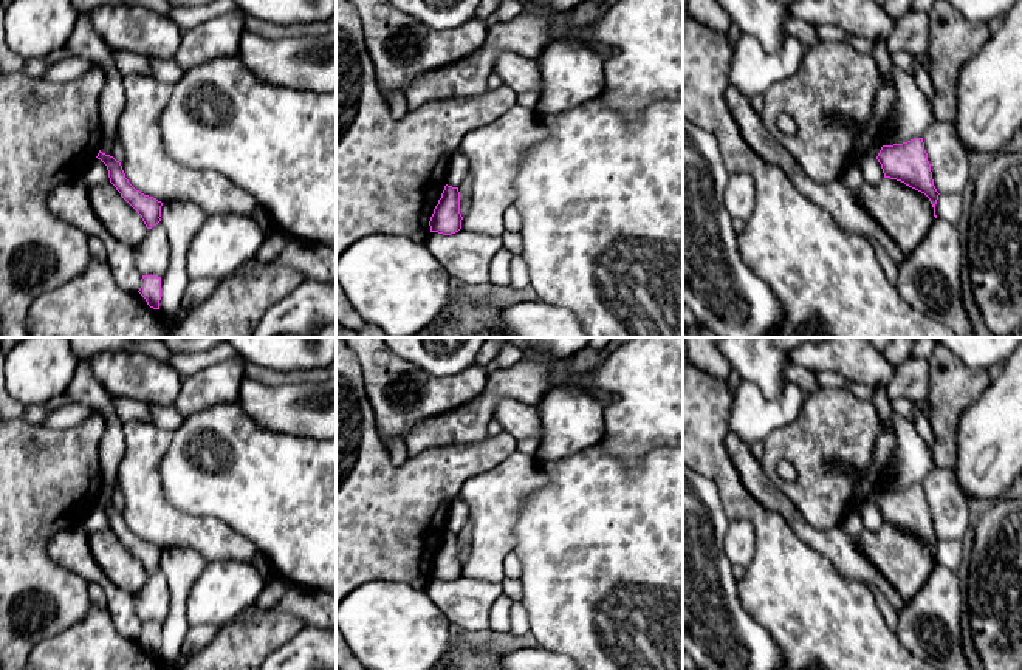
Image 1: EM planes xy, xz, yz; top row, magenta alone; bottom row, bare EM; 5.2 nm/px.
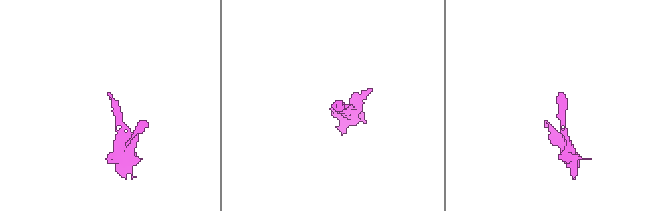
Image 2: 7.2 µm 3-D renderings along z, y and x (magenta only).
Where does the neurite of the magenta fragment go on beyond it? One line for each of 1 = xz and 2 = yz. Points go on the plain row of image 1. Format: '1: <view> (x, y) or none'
1: none
2: none

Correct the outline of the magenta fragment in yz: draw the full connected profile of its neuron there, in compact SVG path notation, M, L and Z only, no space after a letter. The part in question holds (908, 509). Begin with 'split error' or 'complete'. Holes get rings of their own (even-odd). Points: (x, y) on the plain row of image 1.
complete | M914 484L903 491L883 492L878 503L884 525L897 526L924 540L935 562L938 538L934 532L931 511L924 497L923 484Z

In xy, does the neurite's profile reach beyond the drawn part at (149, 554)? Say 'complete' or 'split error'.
complete

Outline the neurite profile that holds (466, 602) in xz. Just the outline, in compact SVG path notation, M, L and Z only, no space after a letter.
M463 574L451 582L430 579L424 591L452 625L469 631L489 627L491 607L505 593L502 582L485 582Z

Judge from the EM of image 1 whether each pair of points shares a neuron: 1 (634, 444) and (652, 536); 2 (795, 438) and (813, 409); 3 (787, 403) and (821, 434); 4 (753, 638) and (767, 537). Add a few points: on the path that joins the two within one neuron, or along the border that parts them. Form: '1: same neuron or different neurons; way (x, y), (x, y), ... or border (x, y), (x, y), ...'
1: different neurons; border (666, 446), (651, 449), (634, 466), (604, 449)
2: same neuron; way (802, 430), (813, 417)
3: different neurons; border (807, 393), (801, 413), (770, 434)
4: different neurons; border (739, 588), (740, 605), (779, 649)

